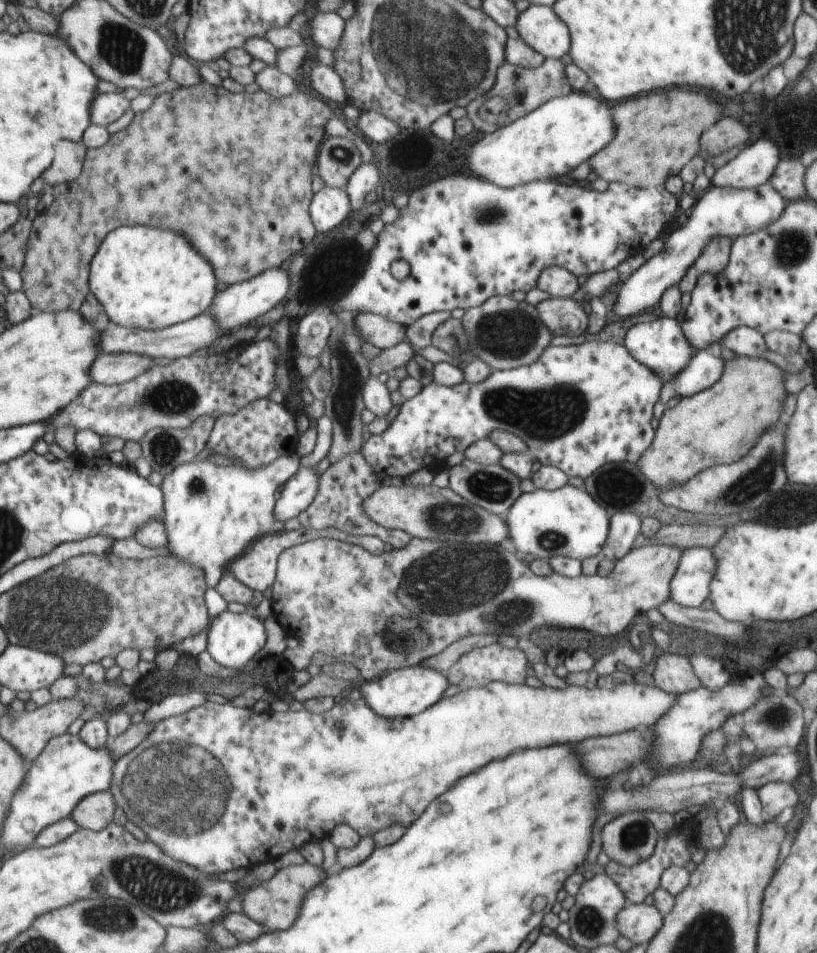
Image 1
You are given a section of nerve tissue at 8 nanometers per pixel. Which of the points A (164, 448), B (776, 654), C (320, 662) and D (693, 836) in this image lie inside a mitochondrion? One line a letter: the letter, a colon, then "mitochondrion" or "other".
A: mitochondrion
B: other
C: other
D: other

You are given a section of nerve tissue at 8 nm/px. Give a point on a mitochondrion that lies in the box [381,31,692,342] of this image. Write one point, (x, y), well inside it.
(488, 211)

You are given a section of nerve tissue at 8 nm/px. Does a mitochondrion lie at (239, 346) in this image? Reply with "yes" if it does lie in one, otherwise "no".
no

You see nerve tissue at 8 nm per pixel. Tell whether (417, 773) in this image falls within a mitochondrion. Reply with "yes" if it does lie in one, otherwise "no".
yes

